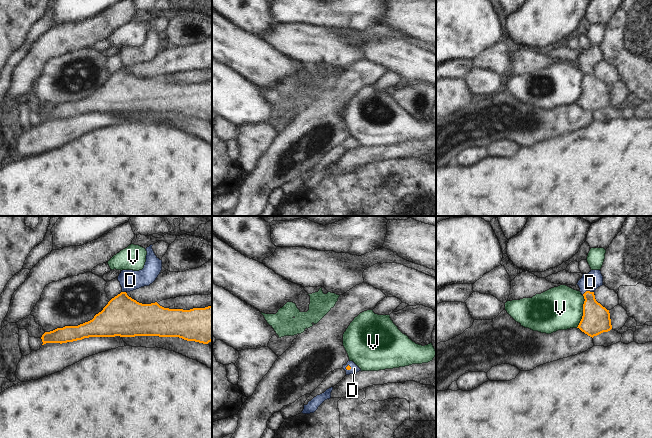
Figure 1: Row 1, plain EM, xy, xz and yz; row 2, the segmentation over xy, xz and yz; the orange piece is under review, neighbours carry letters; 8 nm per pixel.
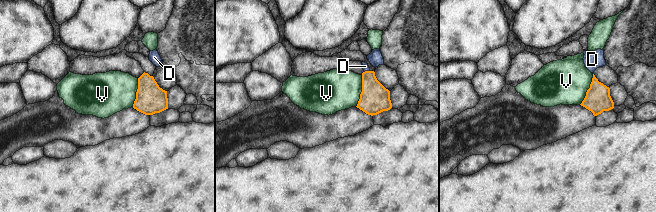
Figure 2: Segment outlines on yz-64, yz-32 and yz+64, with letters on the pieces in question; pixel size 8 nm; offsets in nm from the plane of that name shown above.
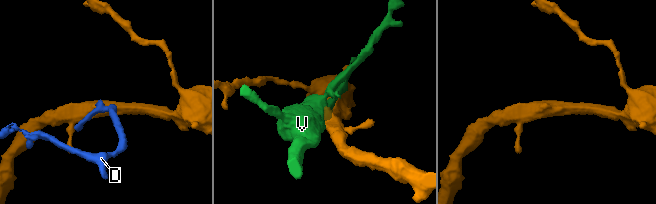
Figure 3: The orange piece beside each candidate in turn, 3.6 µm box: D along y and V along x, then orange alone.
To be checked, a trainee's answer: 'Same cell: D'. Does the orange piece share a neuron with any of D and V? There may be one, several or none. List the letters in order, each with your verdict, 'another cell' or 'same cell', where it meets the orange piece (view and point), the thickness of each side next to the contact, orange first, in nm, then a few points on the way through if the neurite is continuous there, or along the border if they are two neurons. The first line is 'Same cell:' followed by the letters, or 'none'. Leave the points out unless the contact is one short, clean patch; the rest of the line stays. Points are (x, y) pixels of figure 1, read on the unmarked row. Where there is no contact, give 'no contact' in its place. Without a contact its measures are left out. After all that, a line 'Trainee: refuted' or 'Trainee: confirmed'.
Same cell: D
D: same cell; contact yz (587, 67); calibres 220 and 140 nm; way yz (596, 95), (587, 67), (587, 61), (590, 58)
V: another cell; contact yz (583, 87); calibres 220 and 360 nm
Trainee: confirmed

